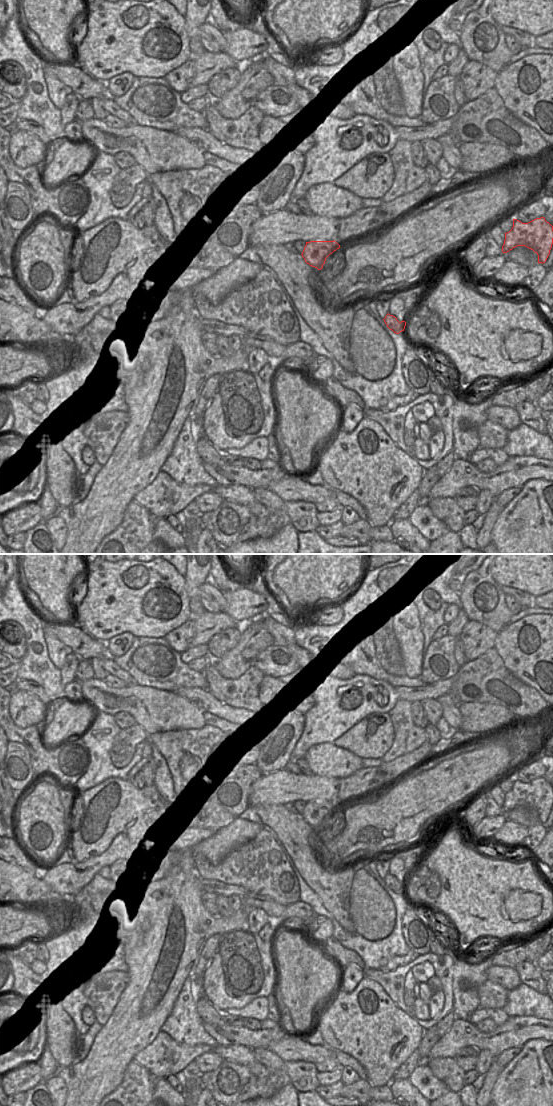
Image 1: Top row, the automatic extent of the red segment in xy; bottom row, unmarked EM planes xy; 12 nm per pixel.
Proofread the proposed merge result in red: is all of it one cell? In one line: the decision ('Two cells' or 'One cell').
Two cells.

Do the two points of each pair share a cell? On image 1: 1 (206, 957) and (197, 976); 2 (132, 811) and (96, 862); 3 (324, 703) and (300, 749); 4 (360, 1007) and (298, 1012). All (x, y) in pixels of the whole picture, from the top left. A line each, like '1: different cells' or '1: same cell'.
1: same cell
2: different cells
3: same cell
4: different cells

